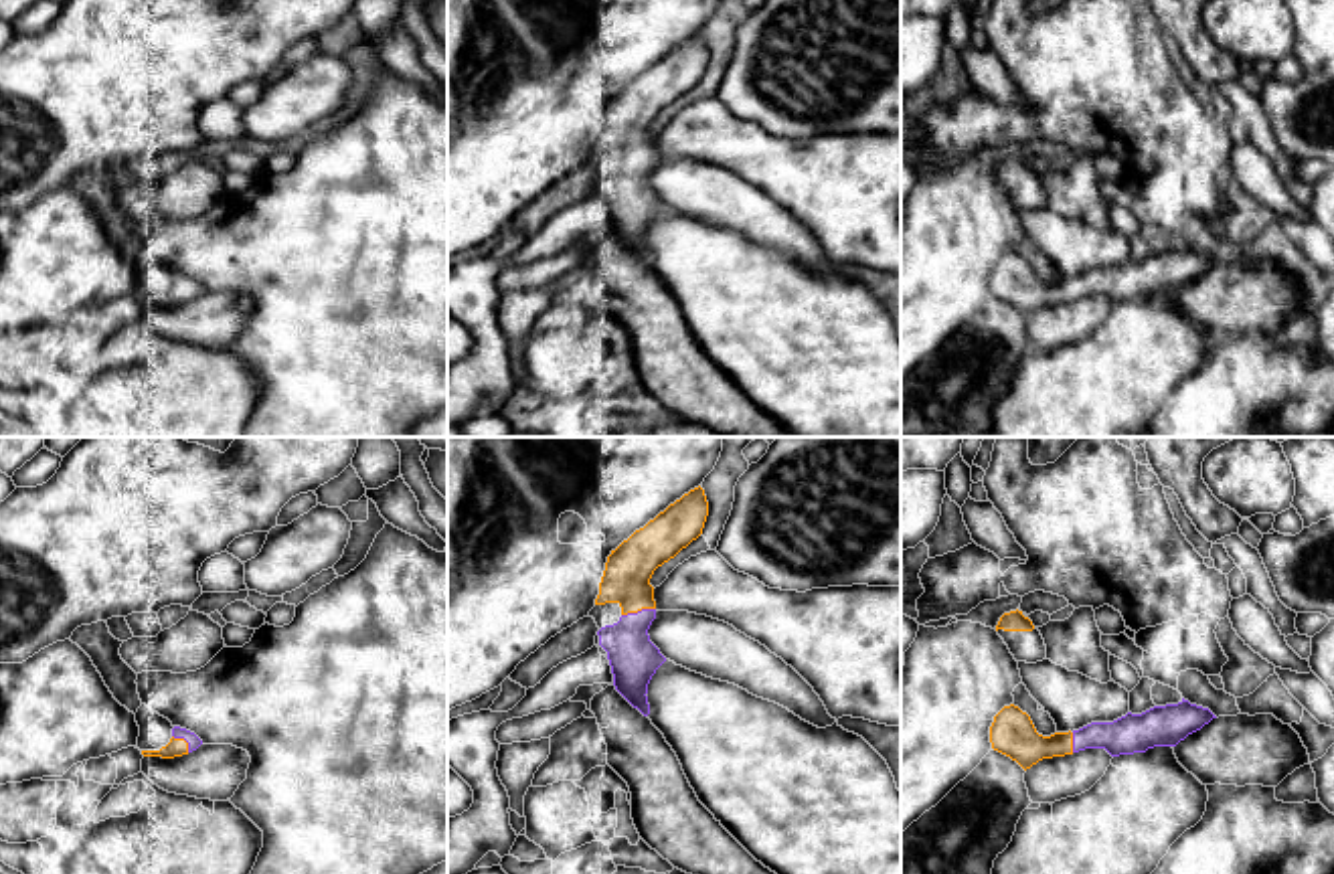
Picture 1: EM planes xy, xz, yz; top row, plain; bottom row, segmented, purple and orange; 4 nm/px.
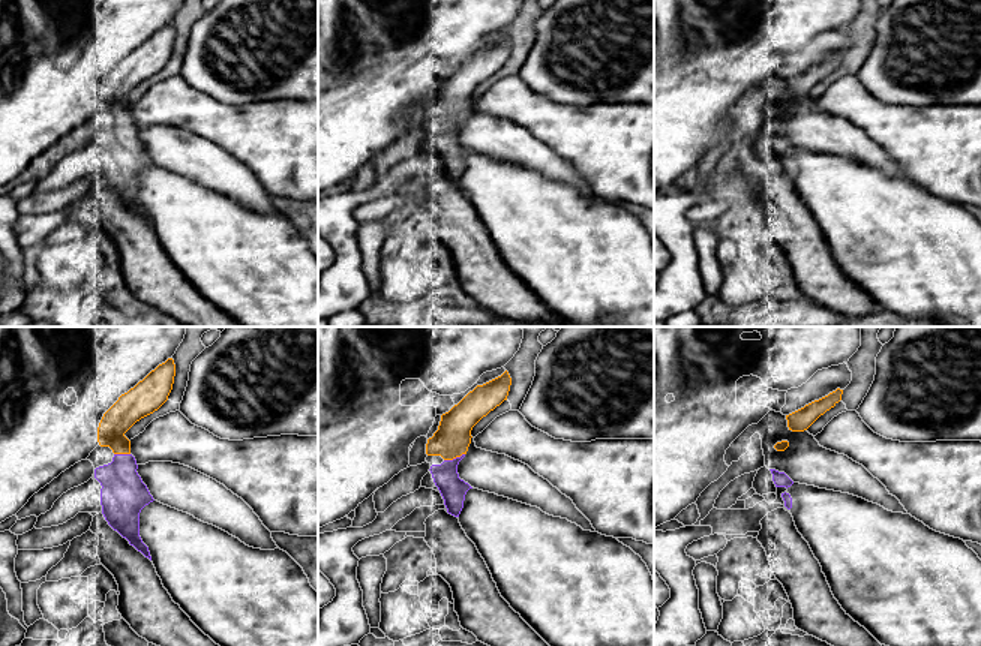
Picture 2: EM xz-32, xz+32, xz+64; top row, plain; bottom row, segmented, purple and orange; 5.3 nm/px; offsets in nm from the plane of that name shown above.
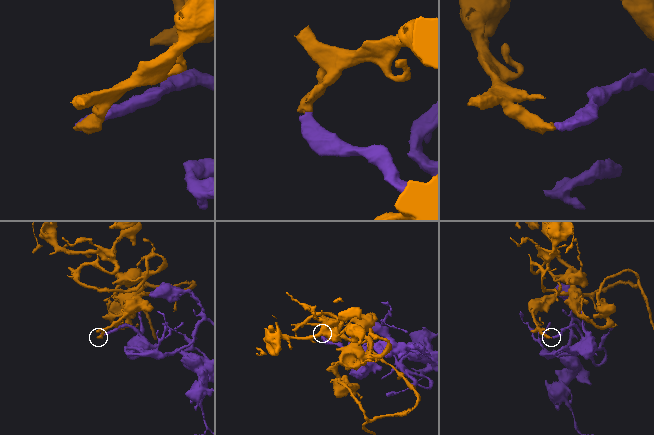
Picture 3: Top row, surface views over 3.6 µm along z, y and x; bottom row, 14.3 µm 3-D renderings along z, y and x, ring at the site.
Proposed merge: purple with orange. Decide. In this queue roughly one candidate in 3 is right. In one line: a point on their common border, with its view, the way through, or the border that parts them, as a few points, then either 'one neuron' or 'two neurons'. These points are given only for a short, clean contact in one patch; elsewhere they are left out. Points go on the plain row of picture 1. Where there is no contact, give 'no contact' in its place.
contact xz (638, 158); way xz (632, 203), (632, 172), (638, 158), (636, 142), (626, 126); one neuron

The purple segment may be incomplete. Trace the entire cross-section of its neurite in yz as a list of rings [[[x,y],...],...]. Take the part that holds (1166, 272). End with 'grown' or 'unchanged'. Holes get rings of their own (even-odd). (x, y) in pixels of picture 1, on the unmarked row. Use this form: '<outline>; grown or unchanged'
[[[1180,247],[1142,261],[1128,259],[1113,269],[1091,269],[1079,277],[1043,283],[1018,253],[1004,253],[990,273],[992,295],[1016,308],[1024,318],[1043,305],[1085,295],[1105,295],[1111,303],[1176,293],[1188,281],[1217,265],[1208,255]]]; grown

